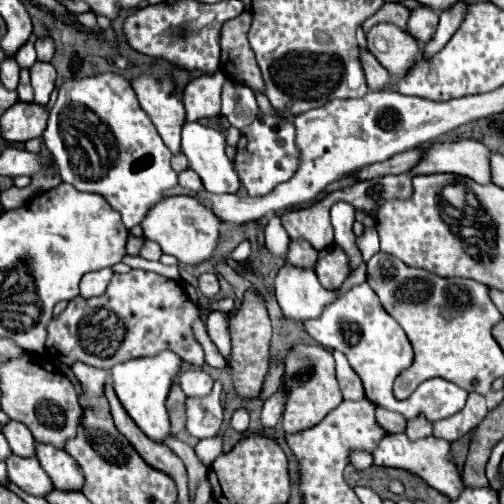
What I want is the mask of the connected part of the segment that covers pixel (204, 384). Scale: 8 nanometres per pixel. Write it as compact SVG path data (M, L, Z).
M186 370L178 376L180 388L186 396L206 396L212 390L212 378L202 370Z

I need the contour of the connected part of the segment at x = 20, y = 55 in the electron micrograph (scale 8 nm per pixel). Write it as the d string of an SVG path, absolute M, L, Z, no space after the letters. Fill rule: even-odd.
M26 42L18 52L16 52L16 62L22 66L22 68L30 68L34 62L36 62L36 48L32 42Z

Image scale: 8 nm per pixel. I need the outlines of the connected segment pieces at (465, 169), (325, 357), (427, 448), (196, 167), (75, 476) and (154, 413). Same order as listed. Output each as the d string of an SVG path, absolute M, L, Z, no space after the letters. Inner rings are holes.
M478 140L434 142L430 144L420 162L410 170L416 174L458 174L472 178L478 184L490 182L490 150Z
M296 344L286 354L286 370L284 370L284 388L286 388L286 406L282 412L284 432L300 432L316 426L326 418L342 402L342 392L338 388L334 376L334 358L332 352L322 346L306 346Z
M388 434L378 442L376 450L372 452L372 458L374 458L376 466L400 468L400 470L406 470L406 472L422 478L430 488L448 496L450 500L456 500L460 496L460 490L466 488L462 482L462 474L460 474L456 462L452 460L450 444L446 440L440 440L434 436L410 440L406 434Z
M198 122L184 124L184 128L182 128L182 152L186 154L190 168L202 178L204 190L216 192L216 194L228 194L228 192L236 194L240 188L240 180L238 180L234 166L228 160L224 148L226 148L226 140L224 140L222 132L208 128L208 126L202 126Z
M36 444L36 458L44 472L50 476L54 488L58 490L80 490L84 476L80 474L80 466L76 460L64 452L56 450L52 444Z
M160 352L148 358L136 358L122 362L112 368L112 388L128 412L128 416L136 422L136 426L152 440L162 442L170 436L170 420L166 412L166 396L172 380L180 374L182 360L174 352Z

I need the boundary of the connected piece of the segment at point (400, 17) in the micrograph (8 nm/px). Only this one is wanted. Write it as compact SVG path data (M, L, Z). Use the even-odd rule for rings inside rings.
M386 2L372 18L368 18L368 22L362 24L362 28L364 28L364 32L368 32L368 26L370 26L370 20L372 20L374 24L378 24L378 22L392 22L392 24L396 24L396 26L406 30L408 14L410 14L408 8L404 8L400 4L394 4L394 2Z

